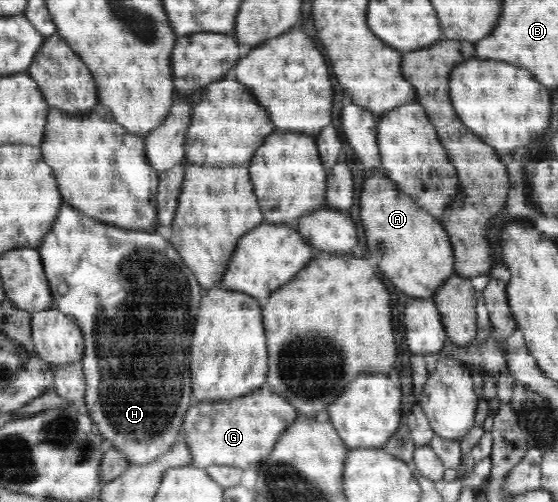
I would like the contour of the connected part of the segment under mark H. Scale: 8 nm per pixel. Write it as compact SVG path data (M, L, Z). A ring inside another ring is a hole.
M69 205L62 206L58 216L54 218L53 226L54 228L50 230L49 234L42 238L42 244L37 249L41 253L44 273L46 273L50 290L53 292L53 308L70 315L76 321L78 327L81 328L82 336L84 336L85 352L82 354L80 362L86 379L84 394L86 408L88 408L88 412L104 440L110 440L112 447L128 459L129 465L143 465L152 462L161 454L168 452L171 445L175 444L176 436L181 431L184 416L191 407L193 390L190 372L190 352L198 309L203 297L200 293L201 285L194 276L192 269L182 260L180 253L172 247L172 243L169 243L166 238L157 234L156 231L128 230L115 227L81 214L77 209Z

